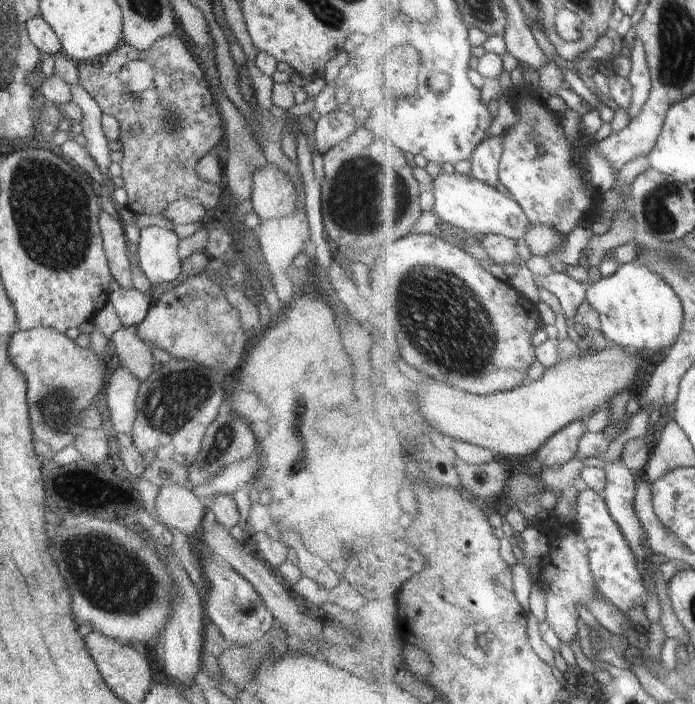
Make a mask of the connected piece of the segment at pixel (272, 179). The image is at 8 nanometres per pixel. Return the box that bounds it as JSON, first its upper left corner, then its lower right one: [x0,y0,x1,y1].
[251,163,296,222]

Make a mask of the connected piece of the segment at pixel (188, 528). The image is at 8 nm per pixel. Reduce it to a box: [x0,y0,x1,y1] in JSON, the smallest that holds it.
[154,483,207,536]

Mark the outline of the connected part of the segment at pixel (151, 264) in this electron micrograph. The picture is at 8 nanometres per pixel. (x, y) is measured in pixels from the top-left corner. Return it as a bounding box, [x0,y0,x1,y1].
[138,226,182,286]

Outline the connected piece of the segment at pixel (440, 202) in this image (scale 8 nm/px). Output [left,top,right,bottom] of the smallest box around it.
[426,171,531,241]

